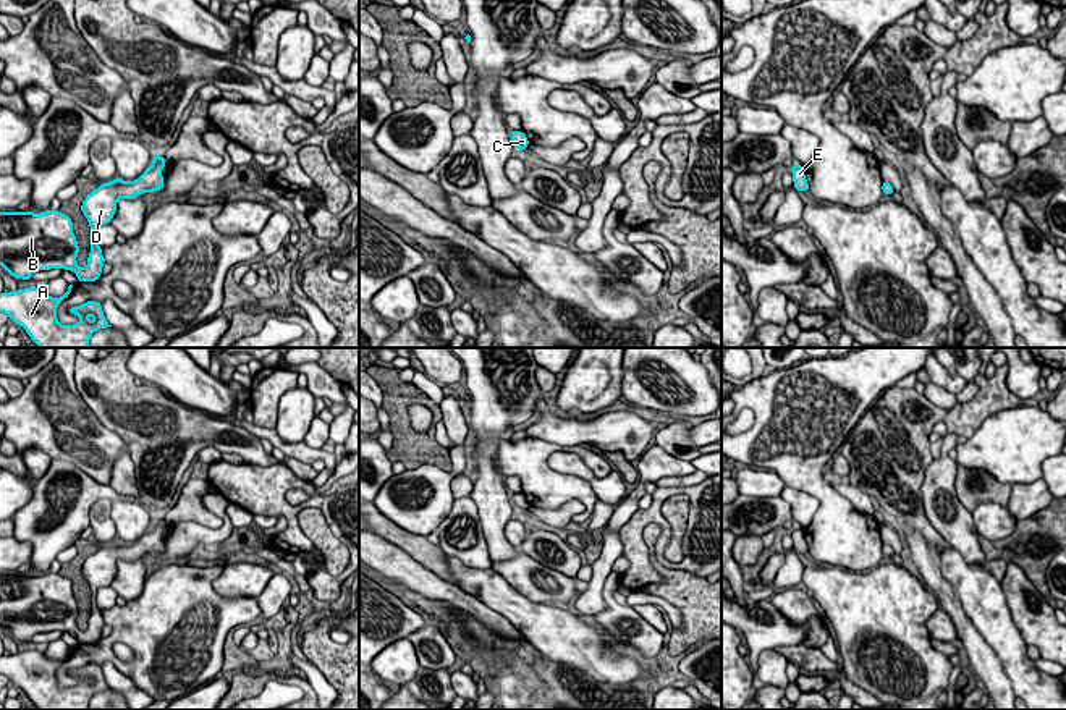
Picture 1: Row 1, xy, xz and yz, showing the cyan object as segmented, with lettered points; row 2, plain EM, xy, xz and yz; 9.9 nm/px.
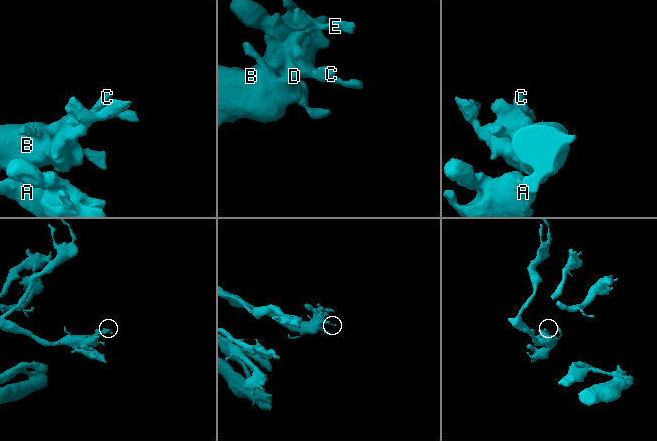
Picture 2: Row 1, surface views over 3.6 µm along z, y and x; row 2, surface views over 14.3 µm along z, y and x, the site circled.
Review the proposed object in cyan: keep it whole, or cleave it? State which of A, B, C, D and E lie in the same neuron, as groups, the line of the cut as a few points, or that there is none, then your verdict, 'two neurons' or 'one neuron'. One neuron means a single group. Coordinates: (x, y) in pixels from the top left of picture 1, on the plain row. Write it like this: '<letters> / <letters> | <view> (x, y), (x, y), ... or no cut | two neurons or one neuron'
A B C D E | no cut | one neuron

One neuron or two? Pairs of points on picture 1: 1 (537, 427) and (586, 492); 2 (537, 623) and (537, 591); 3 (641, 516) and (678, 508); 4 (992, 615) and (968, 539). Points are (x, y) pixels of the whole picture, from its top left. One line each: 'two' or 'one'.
1: two
2: two
3: two
4: two

